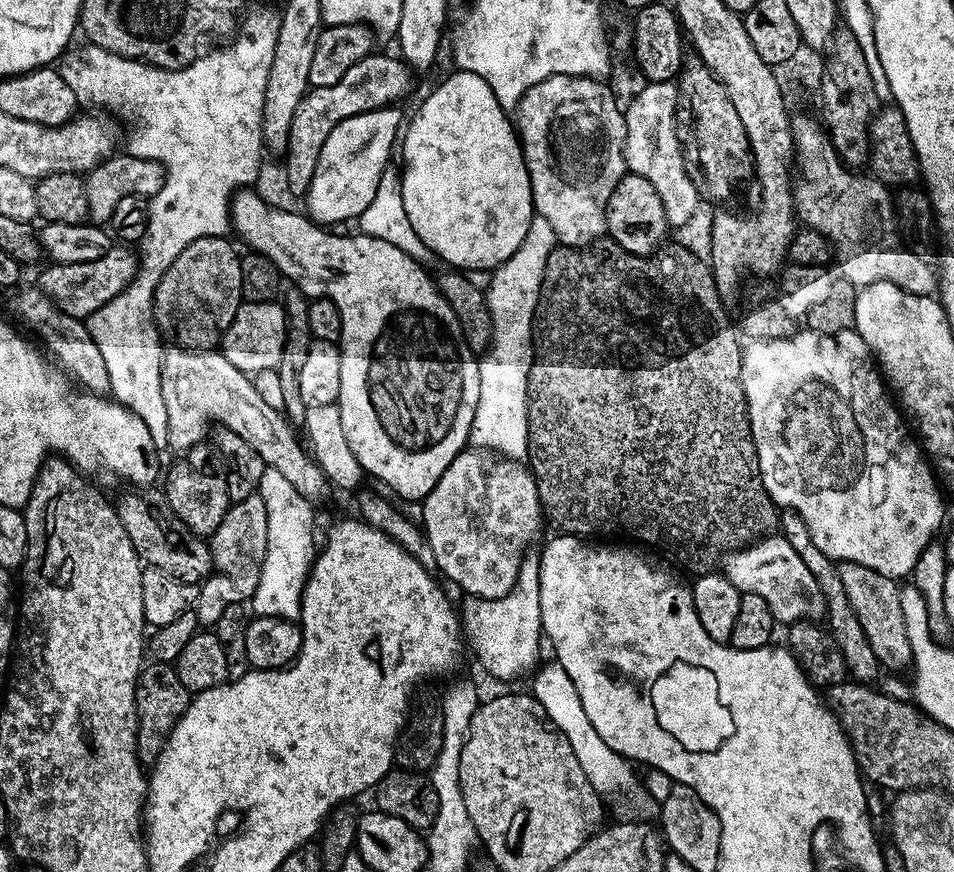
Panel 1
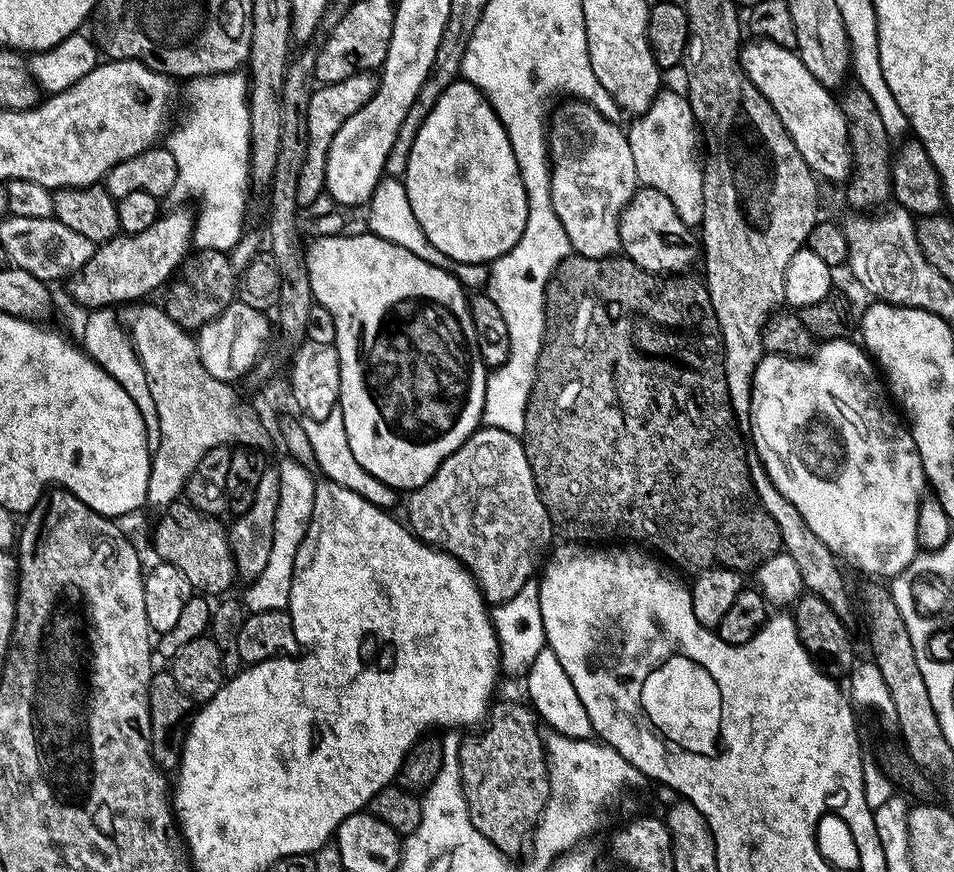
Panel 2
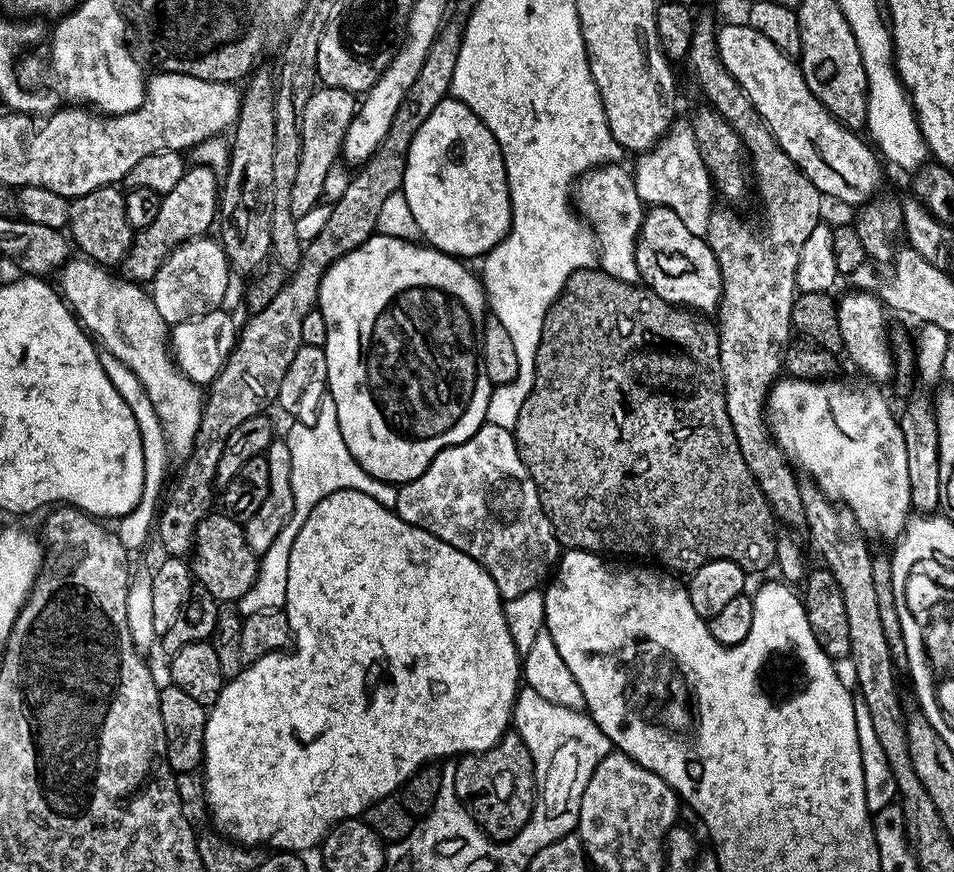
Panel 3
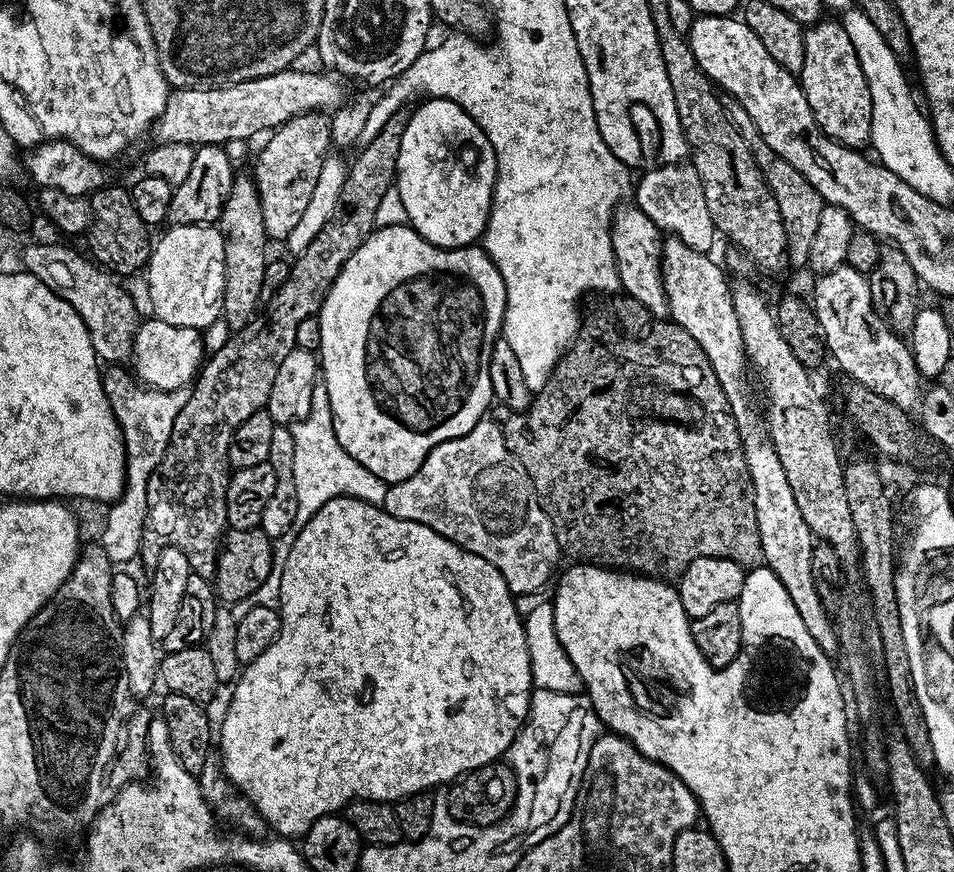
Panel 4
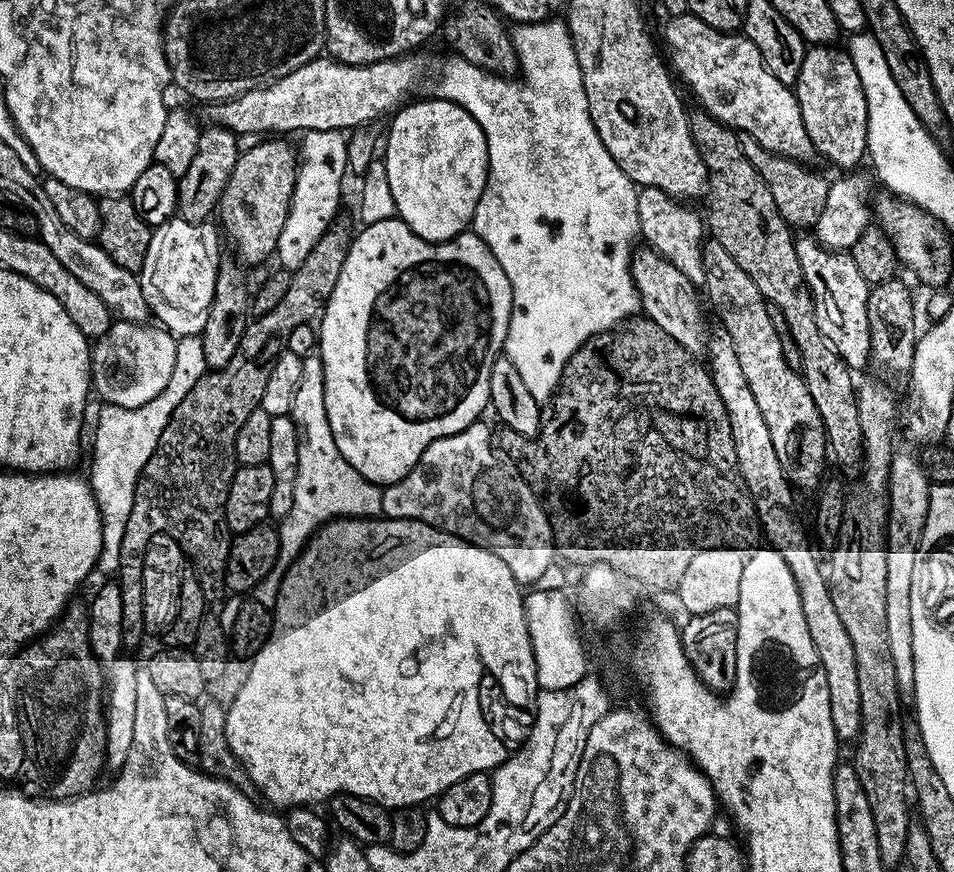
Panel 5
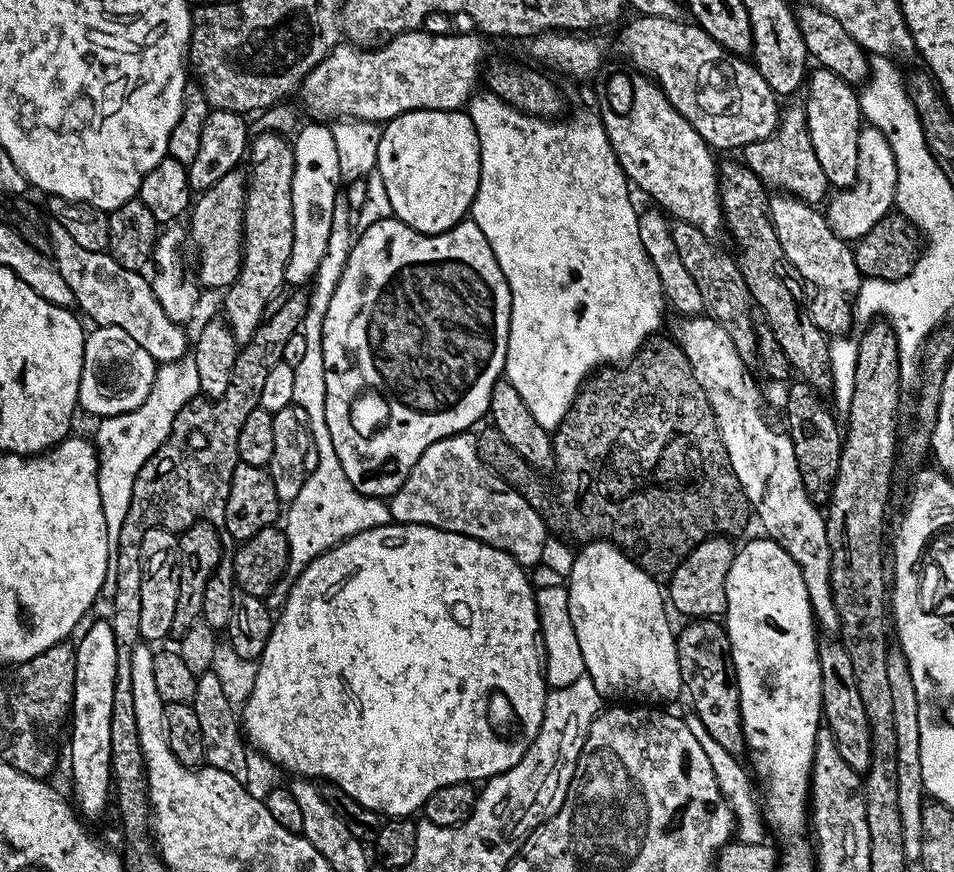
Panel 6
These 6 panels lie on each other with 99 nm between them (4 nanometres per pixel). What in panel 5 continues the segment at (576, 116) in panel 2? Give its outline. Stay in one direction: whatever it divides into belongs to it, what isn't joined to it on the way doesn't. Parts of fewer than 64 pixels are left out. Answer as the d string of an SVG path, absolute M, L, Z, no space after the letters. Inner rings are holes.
M640 247L632 253L632 277L640 295L643 315L662 326L662 330L666 330L666 334L670 334L670 338L674 338L674 342L678 342L687 352L703 353L710 333L704 329L705 305L702 300L700 305L700 300L696 297L697 285L691 284L669 260L662 258L654 249Z

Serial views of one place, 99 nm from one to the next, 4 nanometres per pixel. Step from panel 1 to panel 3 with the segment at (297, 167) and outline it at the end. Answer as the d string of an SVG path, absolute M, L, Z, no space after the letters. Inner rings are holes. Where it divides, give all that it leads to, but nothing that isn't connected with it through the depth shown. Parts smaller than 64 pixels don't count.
M317 87L306 110L300 115L302 130L302 154L298 158L298 174L294 177L294 190L290 190L290 206L296 217L306 214L314 205L321 203L324 187L328 184L328 175L332 167L342 156L346 130L356 117L358 100L351 92L338 88Z

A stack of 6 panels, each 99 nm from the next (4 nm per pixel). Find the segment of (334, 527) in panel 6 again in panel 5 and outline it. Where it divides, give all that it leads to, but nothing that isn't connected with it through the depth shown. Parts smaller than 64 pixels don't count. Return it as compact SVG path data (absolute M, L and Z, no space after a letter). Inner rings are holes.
M313 354L304 357L302 366L302 382L298 382L298 394L294 394L294 406L290 413L293 420L302 429L300 441L300 457L298 458L298 478L294 482L294 506L290 506L290 514L279 521L280 549L278 550L278 562L276 568L270 570L268 577L254 589L254 599L260 604L271 605L276 599L280 589L280 577L297 558L300 552L312 539L312 535L329 520L342 520L345 518L376 518L382 513L382 494L384 488L378 484L371 484L334 446L334 434L330 434L330 426L326 418L326 398L324 397L324 367L319 355Z

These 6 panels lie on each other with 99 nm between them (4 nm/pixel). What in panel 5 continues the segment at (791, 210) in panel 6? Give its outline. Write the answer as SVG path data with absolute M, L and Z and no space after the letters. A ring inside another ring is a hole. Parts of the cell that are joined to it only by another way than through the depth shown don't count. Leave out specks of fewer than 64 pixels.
M800 234L795 237L798 262L802 266L804 281L812 291L812 301L816 307L816 321L824 337L832 343L834 350L853 370L869 367L870 326L866 318L866 302L870 286L858 274L848 252L834 252L824 247L815 235Z

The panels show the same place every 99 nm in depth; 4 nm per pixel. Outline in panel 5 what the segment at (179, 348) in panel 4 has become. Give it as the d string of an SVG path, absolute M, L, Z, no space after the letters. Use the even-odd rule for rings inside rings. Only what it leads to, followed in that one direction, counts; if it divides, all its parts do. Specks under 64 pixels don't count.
M117 319L109 328L108 333L95 341L94 347L91 349L92 388L95 395L97 392L101 396L101 401L104 404L113 404L123 408L146 406L146 402L150 402L166 390L171 374L174 372L176 343L178 340L163 326L148 327L147 323L131 324L128 320Z

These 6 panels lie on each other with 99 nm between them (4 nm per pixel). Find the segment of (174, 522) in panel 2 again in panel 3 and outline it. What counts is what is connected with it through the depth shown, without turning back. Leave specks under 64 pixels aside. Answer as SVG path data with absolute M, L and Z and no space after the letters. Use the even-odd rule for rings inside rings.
M213 510L204 517L196 528L194 543L190 553L190 567L195 583L210 590L218 602L238 602L254 586L260 569L258 554L250 550L246 543L243 523L224 515L223 511Z

